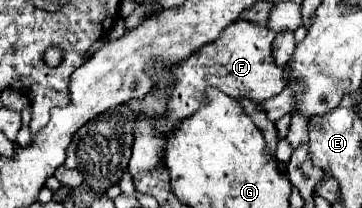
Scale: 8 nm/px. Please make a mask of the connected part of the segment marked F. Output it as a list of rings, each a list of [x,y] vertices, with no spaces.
[[[239,19],[239,21],[231,23],[215,43],[201,47],[191,57],[173,65],[173,75],[177,79],[173,93],[167,93],[167,95],[151,93],[149,97],[145,95],[143,101],[133,99],[131,109],[135,113],[145,111],[149,115],[159,117],[161,129],[165,133],[169,133],[169,131],[173,131],[173,125],[177,125],[185,115],[191,115],[191,111],[195,113],[197,107],[203,105],[207,85],[213,85],[235,99],[249,97],[259,103],[267,101],[269,97],[275,97],[277,93],[281,93],[285,87],[283,69],[279,69],[271,57],[273,39],[275,39],[275,33],[269,27],[253,25],[251,21]]]

